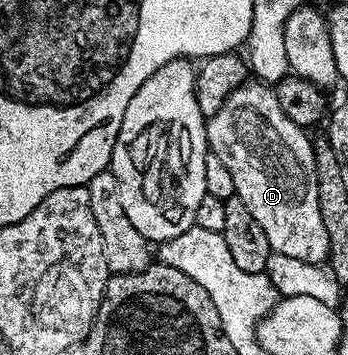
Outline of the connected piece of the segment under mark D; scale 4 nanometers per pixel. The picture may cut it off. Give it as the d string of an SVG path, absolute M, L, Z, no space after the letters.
M259 80L245 81L218 108L216 114L207 119L208 148L226 164L226 172L234 176L235 197L250 208L250 216L258 220L266 240L270 240L272 253L290 256L303 262L323 263L328 257L330 239L318 206L318 176L315 174L313 139L307 138L306 130L294 124L278 104L278 96L271 85Z

